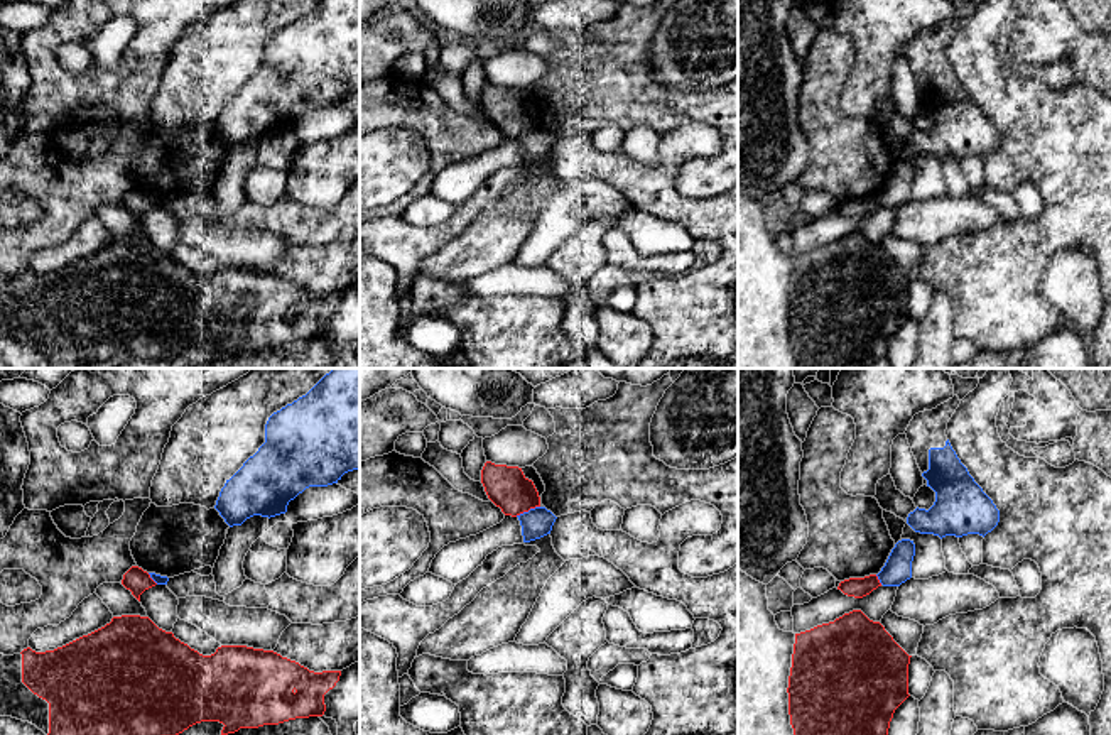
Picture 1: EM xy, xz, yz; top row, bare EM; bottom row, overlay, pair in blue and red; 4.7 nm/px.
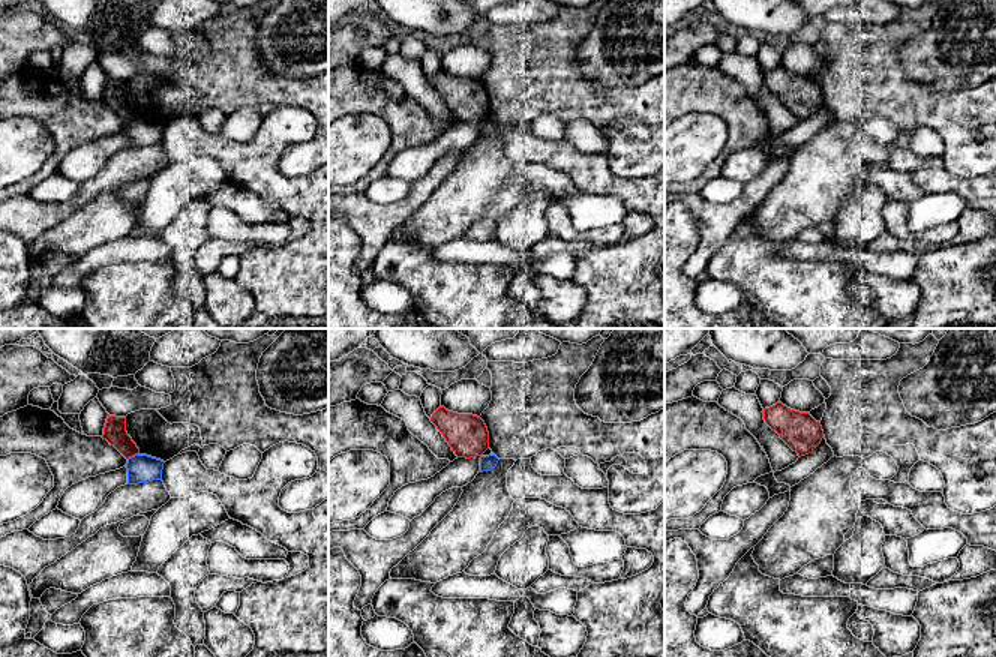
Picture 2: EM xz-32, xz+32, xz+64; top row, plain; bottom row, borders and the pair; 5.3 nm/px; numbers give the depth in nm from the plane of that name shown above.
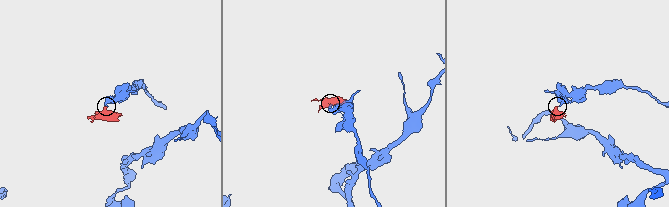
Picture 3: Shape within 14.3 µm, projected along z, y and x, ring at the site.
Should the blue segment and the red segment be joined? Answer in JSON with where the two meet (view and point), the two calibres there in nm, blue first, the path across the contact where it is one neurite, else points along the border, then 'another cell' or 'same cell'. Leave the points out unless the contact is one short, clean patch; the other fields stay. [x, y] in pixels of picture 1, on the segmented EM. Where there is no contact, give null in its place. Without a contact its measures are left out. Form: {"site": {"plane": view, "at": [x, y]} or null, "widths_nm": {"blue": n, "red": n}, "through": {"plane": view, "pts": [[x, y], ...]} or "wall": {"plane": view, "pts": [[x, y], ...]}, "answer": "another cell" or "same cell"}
{"site": {"plane": "xz", "at": [529, 511]}, "widths_nm": {"blue": 140, "red": 200}, "wall": {"plane": "xz", "pts": [[539, 506], [515, 516]]}, "answer": "another cell"}

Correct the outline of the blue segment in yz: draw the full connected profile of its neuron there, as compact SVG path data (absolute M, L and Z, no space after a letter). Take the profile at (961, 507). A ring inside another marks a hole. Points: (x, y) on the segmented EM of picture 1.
M949 439L944 448L929 449L929 470L922 473L935 492L934 505L915 509L907 524L920 534L962 537L986 536L1000 522L1000 510L961 463Z

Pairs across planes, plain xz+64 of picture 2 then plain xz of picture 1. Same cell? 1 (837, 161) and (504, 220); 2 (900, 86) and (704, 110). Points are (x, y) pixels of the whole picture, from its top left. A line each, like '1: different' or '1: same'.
1: same
2: same

